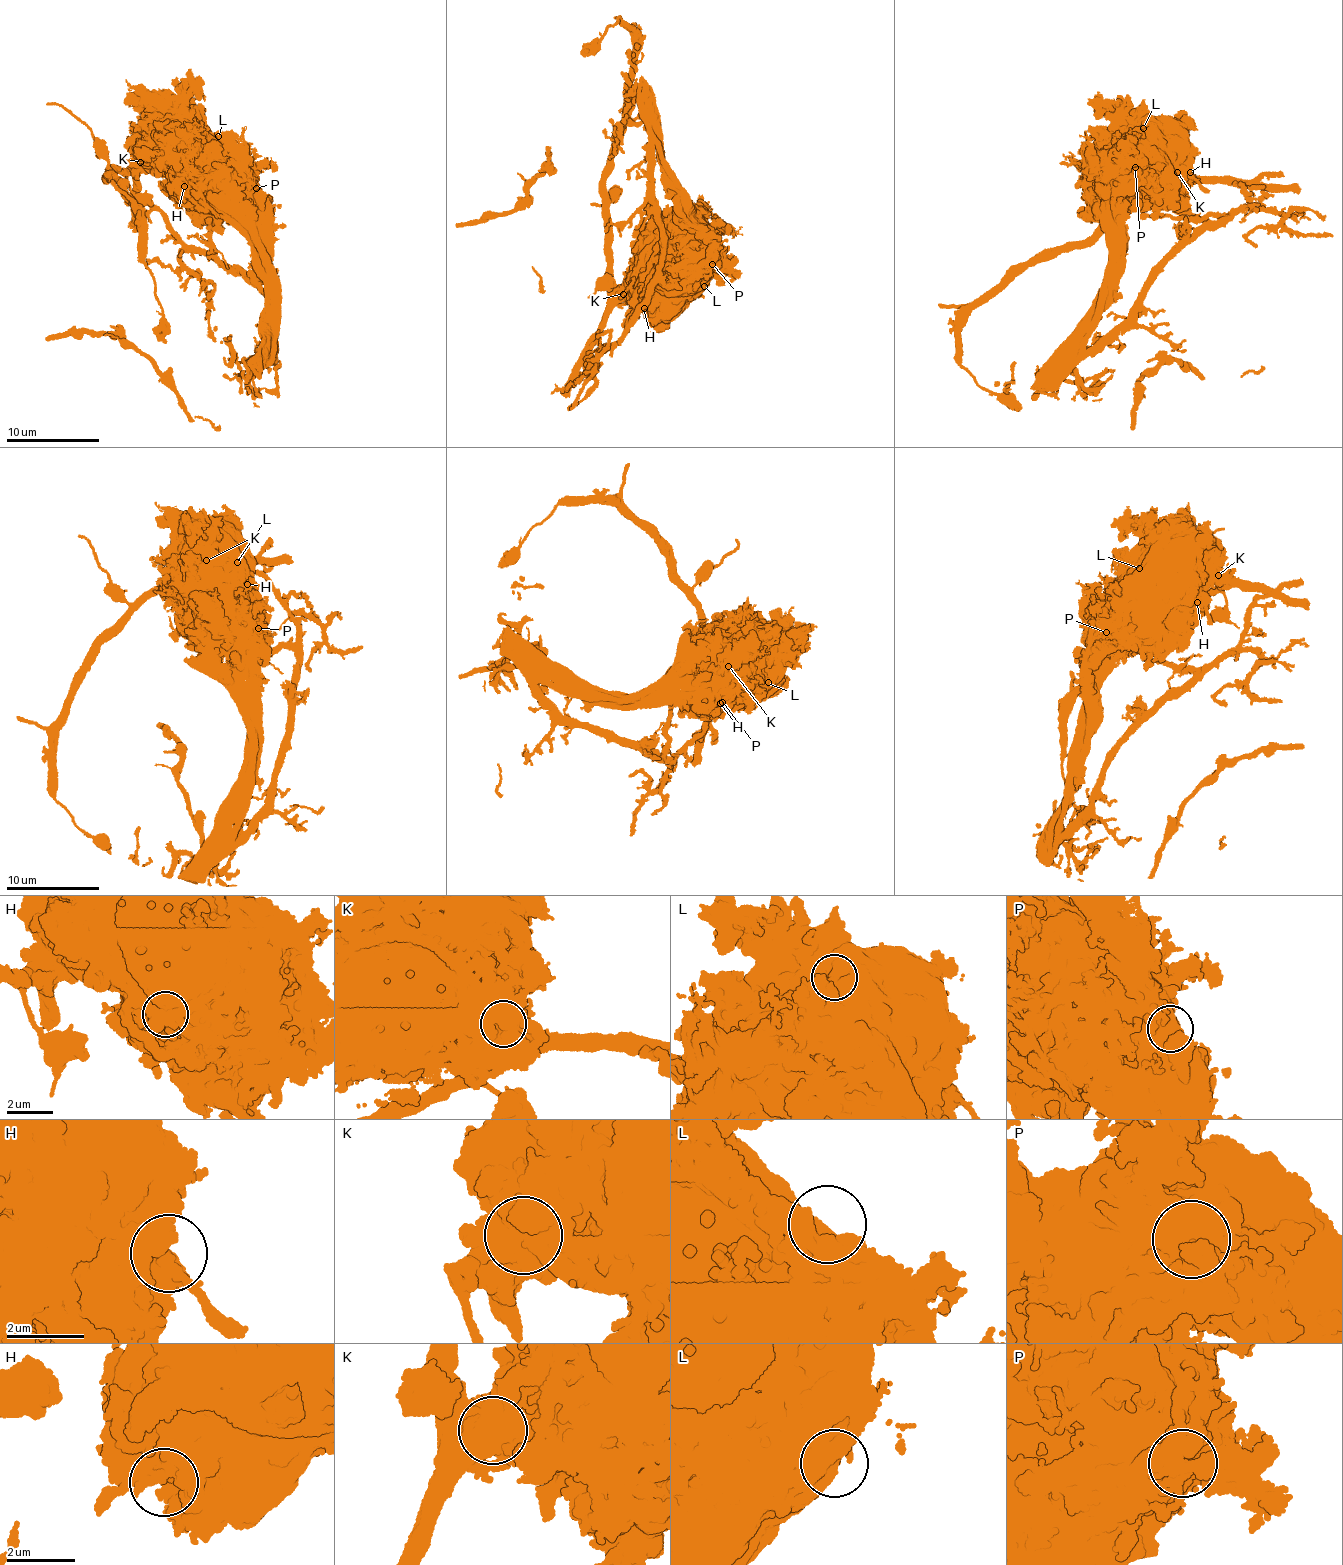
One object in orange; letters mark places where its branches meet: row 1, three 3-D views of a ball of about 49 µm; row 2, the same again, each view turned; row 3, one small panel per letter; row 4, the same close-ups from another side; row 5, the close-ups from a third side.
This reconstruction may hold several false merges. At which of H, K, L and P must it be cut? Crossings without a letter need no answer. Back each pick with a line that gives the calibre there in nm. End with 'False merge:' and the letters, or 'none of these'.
K: 1350 nm thick
False merge: K

